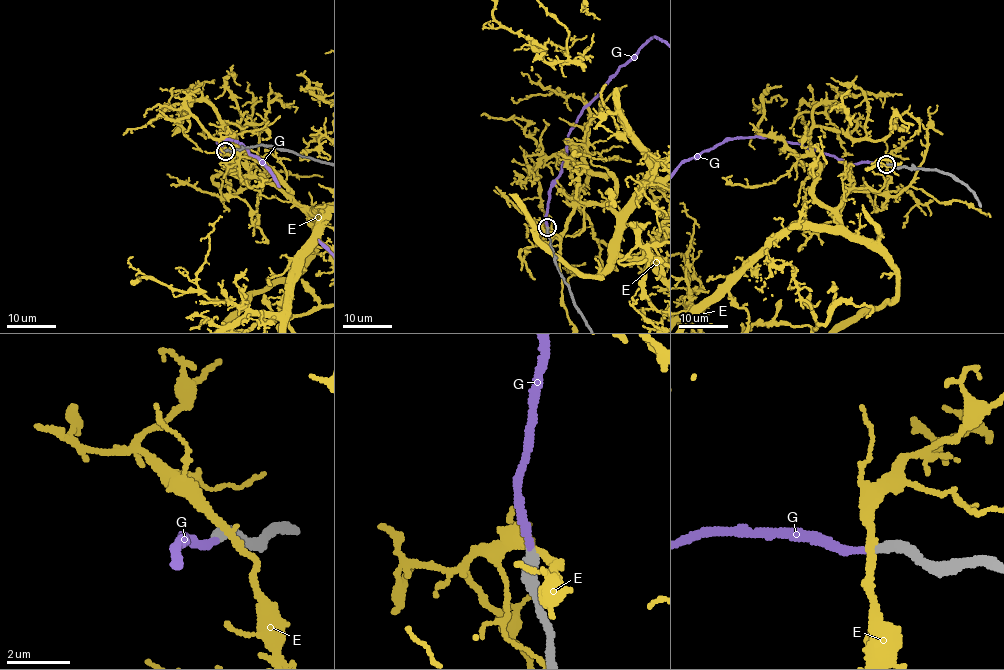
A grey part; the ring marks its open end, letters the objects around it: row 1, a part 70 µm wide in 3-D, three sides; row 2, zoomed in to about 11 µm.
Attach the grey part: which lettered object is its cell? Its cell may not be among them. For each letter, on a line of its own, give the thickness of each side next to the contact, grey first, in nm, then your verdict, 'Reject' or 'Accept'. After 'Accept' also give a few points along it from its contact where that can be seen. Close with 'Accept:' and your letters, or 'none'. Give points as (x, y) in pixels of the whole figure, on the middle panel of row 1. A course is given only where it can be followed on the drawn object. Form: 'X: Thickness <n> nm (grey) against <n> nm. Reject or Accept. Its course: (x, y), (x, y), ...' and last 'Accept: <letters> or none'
E: Thickness 400 nm (grey) against 240 nm. Reject
G: Thickness 360 nm (grey) against 240 nm. Accept
Accept: G

